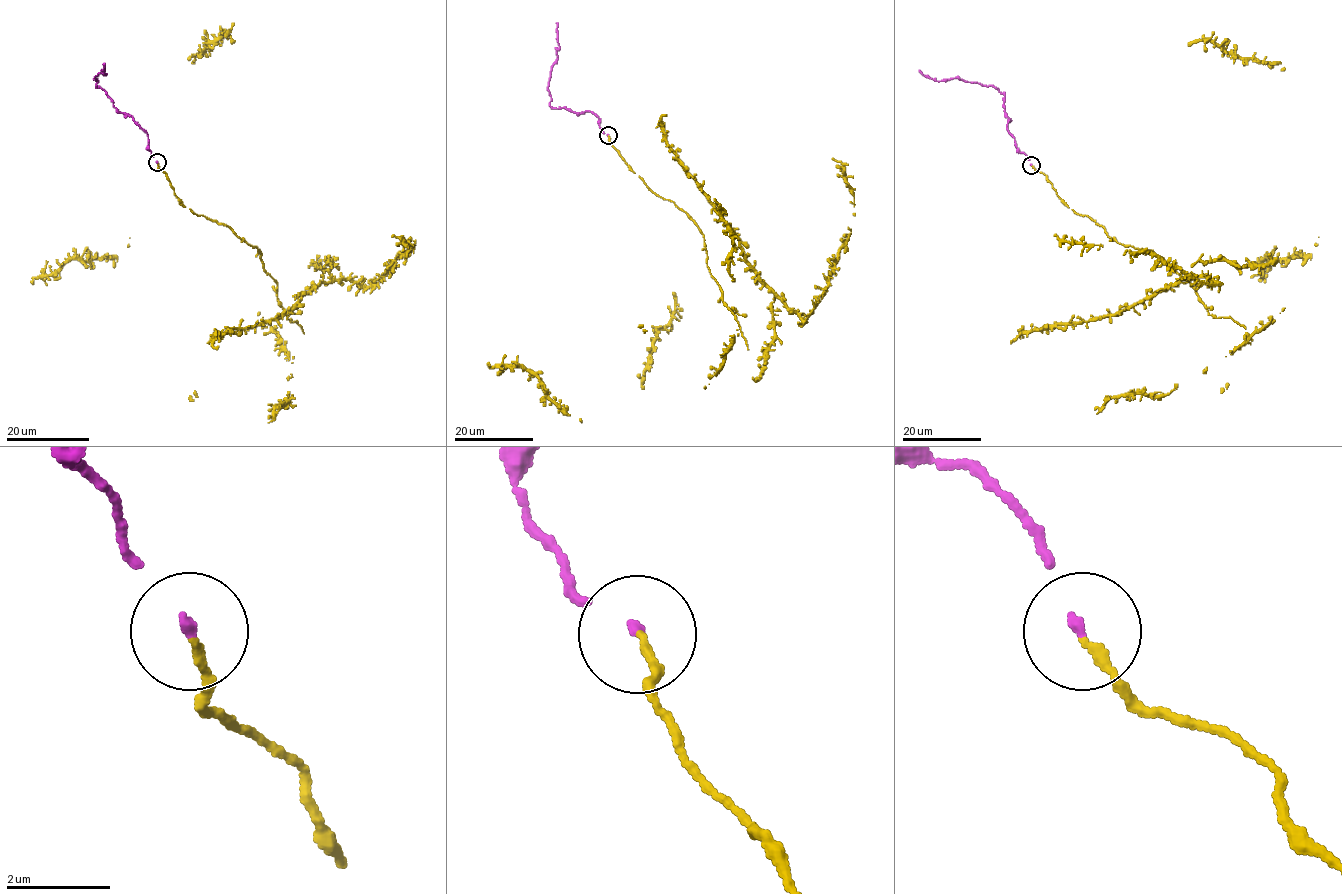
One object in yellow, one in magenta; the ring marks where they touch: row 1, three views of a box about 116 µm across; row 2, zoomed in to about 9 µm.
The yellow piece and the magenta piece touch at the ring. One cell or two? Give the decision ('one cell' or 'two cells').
one cell

